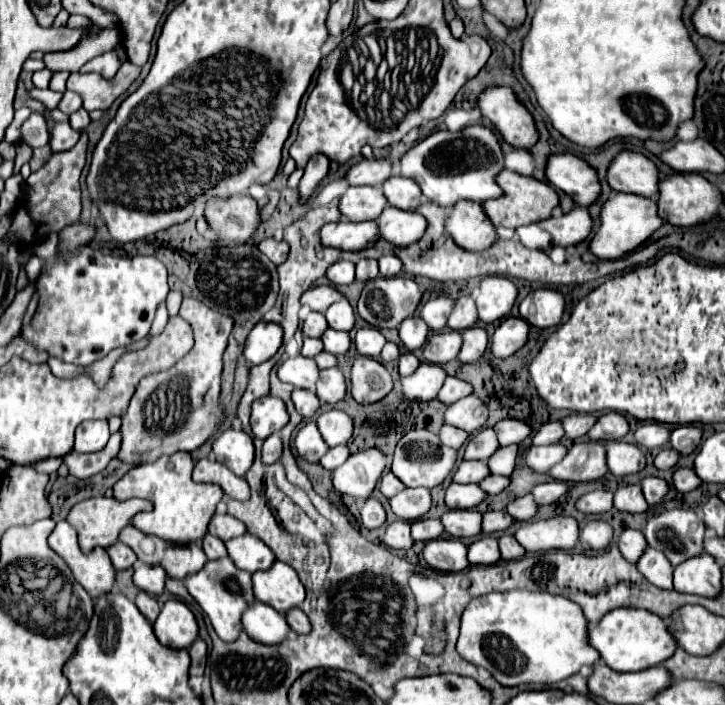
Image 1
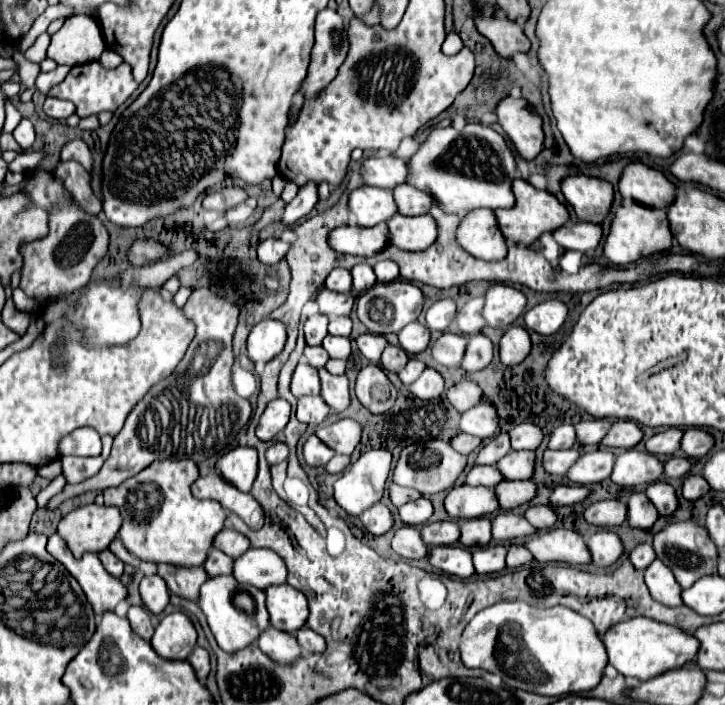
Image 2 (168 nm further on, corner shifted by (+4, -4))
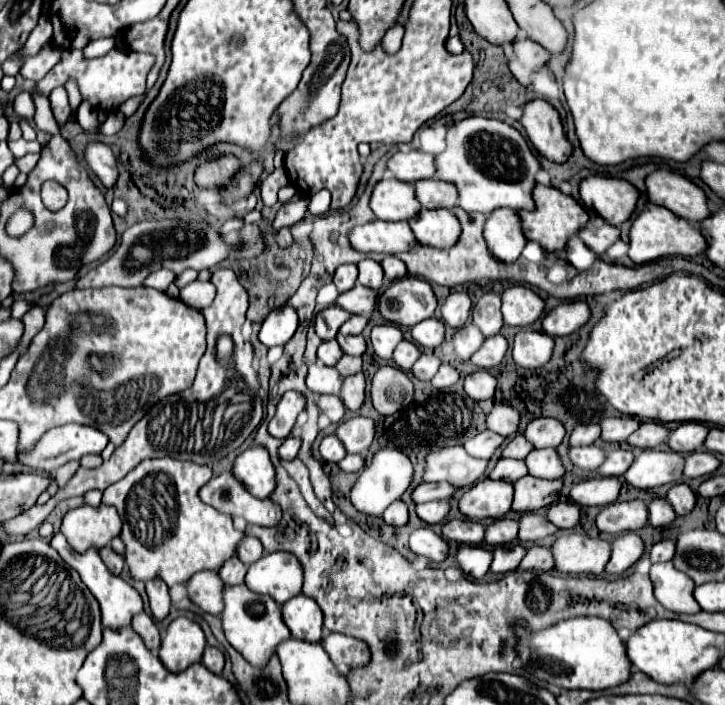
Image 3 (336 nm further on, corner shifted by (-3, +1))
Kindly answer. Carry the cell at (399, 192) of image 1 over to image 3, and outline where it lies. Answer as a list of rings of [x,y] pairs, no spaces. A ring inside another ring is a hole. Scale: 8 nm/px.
[[[437,178],[415,182],[415,192],[423,208],[455,208],[457,206],[457,186],[447,184]]]

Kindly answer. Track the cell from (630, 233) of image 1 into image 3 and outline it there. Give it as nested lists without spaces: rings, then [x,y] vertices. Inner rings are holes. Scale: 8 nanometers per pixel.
[[[651,206],[651,210],[645,210],[637,218],[633,218],[629,238],[631,238],[631,242],[629,242],[629,258],[635,264],[655,262],[655,260],[665,258],[665,256],[683,256],[683,258],[701,256],[707,250],[707,240],[699,232],[699,228],[695,228],[687,220],[675,216],[671,210],[667,210],[663,206]]]

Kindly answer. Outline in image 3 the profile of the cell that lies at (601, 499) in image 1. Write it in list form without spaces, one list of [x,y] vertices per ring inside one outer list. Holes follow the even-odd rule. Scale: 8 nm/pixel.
[[[643,500],[615,502],[605,506],[597,516],[597,528],[609,534],[621,534],[627,530],[641,530],[649,522],[649,510]]]

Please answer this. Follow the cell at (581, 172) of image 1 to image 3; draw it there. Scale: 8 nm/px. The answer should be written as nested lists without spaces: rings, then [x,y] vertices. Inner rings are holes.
[[[589,176],[581,182],[581,200],[611,226],[619,226],[633,216],[639,190],[621,178]]]

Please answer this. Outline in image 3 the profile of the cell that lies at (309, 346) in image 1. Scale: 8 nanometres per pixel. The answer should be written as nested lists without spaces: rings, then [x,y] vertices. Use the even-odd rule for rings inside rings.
[[[327,340],[319,346],[317,350],[317,358],[325,364],[325,366],[335,366],[339,362],[339,358],[343,356],[343,350],[339,348],[337,340]]]

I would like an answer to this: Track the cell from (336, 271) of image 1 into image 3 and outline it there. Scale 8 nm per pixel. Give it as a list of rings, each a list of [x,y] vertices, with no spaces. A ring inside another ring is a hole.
[[[343,264],[337,268],[335,272],[335,278],[333,278],[337,290],[343,294],[347,290],[351,290],[357,282],[357,266],[355,264]]]

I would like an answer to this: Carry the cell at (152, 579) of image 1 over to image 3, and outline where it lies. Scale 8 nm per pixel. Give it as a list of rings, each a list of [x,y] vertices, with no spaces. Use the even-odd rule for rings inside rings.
[[[149,580],[145,586],[147,586],[149,608],[153,612],[153,618],[163,620],[169,614],[169,608],[171,608],[167,584],[163,584],[163,580]]]

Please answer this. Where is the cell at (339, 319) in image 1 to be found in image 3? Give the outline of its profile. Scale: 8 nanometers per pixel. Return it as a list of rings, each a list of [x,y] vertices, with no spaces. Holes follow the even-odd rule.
[[[351,316],[341,328],[339,328],[339,334],[343,336],[351,336],[351,334],[361,334],[363,328],[367,326],[369,318],[367,316]]]

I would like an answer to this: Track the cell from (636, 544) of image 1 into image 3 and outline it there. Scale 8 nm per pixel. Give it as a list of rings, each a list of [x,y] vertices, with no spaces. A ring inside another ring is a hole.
[[[661,540],[651,548],[651,562],[669,562],[675,556],[675,542]]]

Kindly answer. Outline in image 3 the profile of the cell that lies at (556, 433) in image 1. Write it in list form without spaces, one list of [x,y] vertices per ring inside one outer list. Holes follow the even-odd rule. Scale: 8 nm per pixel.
[[[579,424],[569,438],[569,446],[589,446],[597,438],[601,438],[601,426],[599,424]]]

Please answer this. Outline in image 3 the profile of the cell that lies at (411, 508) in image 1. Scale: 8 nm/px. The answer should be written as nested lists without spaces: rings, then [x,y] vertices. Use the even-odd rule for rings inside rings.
[[[447,500],[425,502],[425,504],[417,504],[417,516],[427,524],[441,524],[449,514],[449,508],[451,506]]]

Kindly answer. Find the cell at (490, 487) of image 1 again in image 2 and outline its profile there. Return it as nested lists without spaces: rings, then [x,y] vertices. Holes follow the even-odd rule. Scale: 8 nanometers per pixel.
[[[500,481],[494,487],[494,493],[498,497],[500,507],[512,509],[530,501],[536,493],[536,487],[532,481]]]

